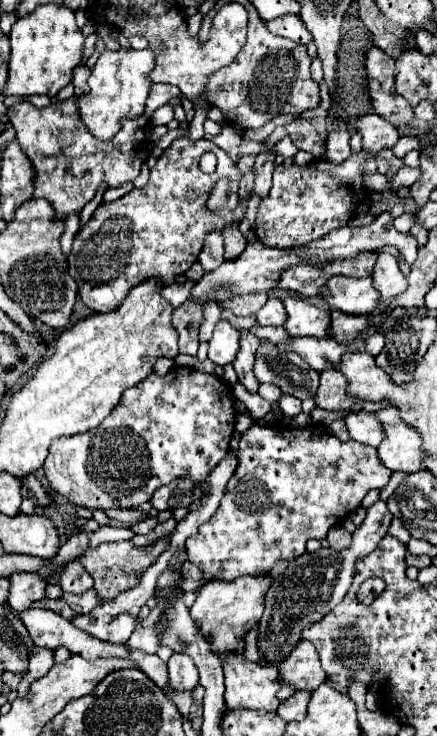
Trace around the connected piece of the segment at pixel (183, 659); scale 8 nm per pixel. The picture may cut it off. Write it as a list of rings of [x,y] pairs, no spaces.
[[[174,653],[168,661],[168,683],[170,693],[190,691],[198,685],[198,671],[192,659],[184,653]]]

